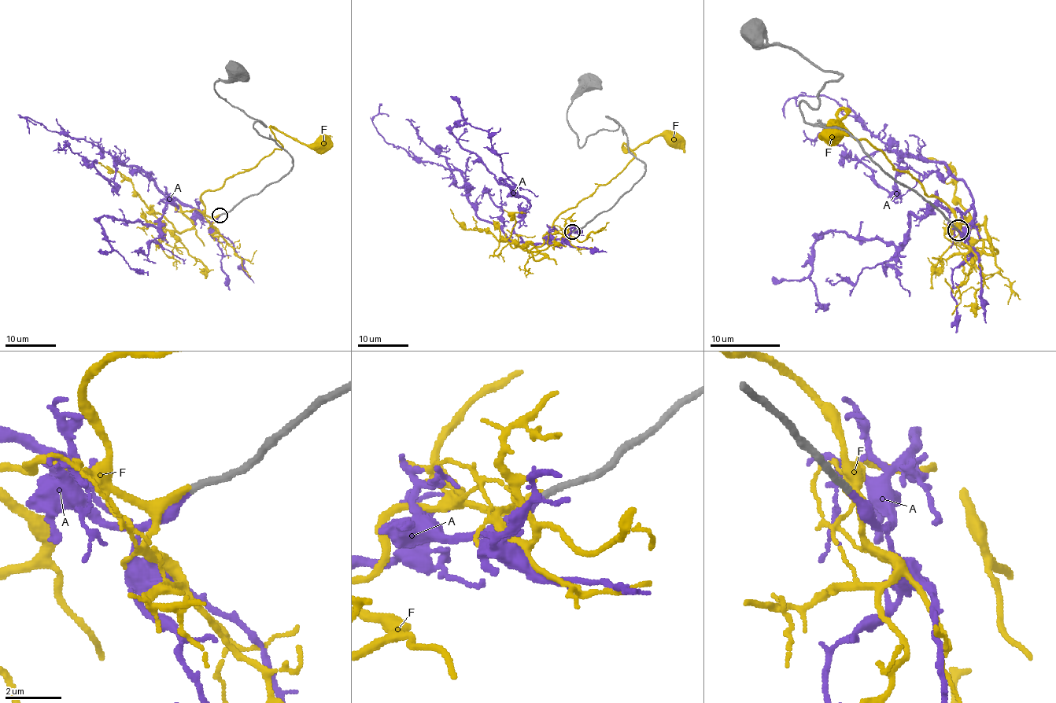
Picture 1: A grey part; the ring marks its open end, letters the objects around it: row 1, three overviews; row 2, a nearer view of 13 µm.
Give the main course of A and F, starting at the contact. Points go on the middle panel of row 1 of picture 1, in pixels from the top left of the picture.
A: (572, 232), (543, 244), (514, 242), (477, 214), (467, 189), (448, 170), (385, 140), (372, 119), (382, 105)
F: (572, 230), (559, 233), (553, 222), (627, 164), (635, 156), (623, 145), (633, 150), (659, 135), (677, 139)

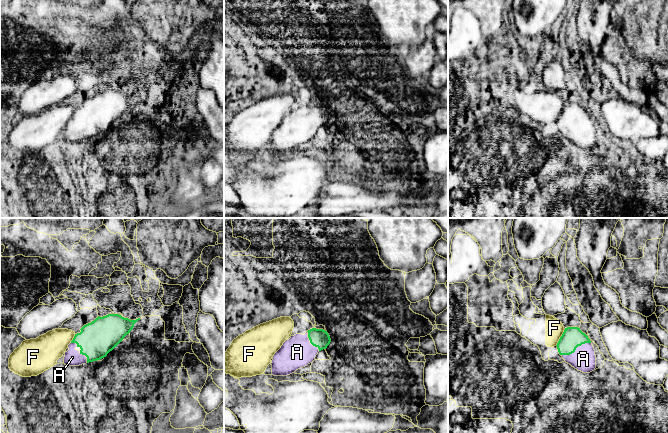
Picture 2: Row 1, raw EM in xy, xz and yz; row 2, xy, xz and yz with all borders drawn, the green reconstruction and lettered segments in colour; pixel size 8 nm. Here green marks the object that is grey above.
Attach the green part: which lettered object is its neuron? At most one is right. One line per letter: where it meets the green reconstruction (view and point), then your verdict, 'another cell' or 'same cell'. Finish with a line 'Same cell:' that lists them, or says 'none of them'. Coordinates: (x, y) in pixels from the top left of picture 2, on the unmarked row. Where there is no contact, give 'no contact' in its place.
A: yz (575, 125) | same cell
F: yz (560, 114) | another cell
Same cell: A

